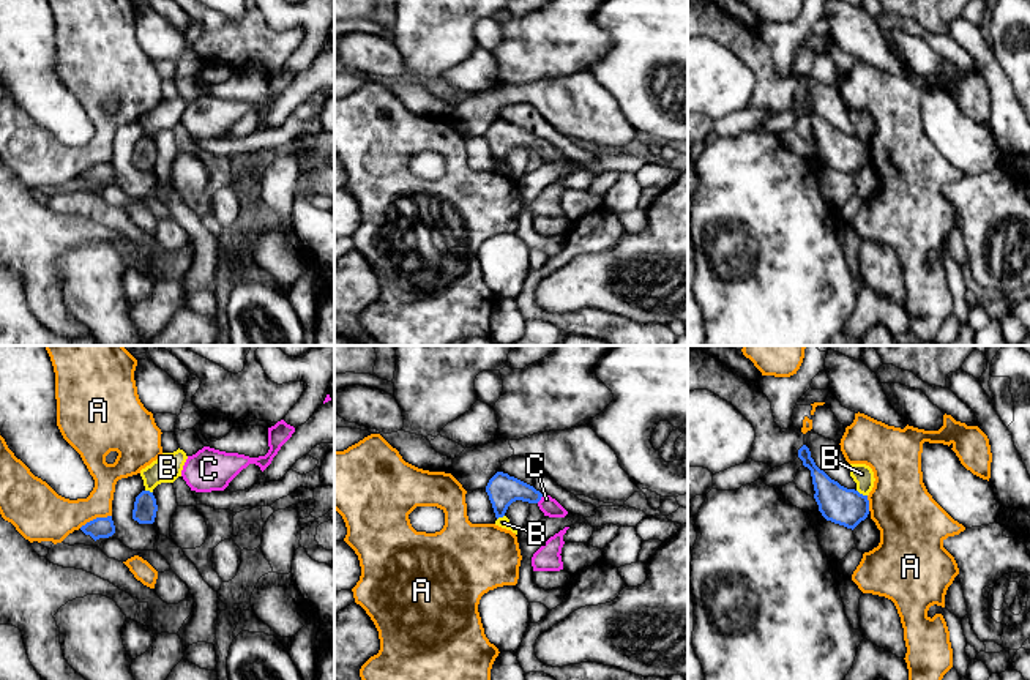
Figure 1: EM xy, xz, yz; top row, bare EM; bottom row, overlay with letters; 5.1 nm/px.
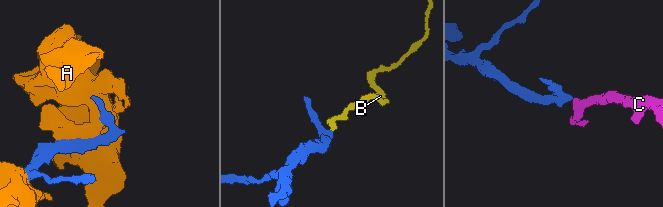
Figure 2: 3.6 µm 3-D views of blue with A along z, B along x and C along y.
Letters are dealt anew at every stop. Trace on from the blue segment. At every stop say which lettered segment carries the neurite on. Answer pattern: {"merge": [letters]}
{"merge": ["C"]}

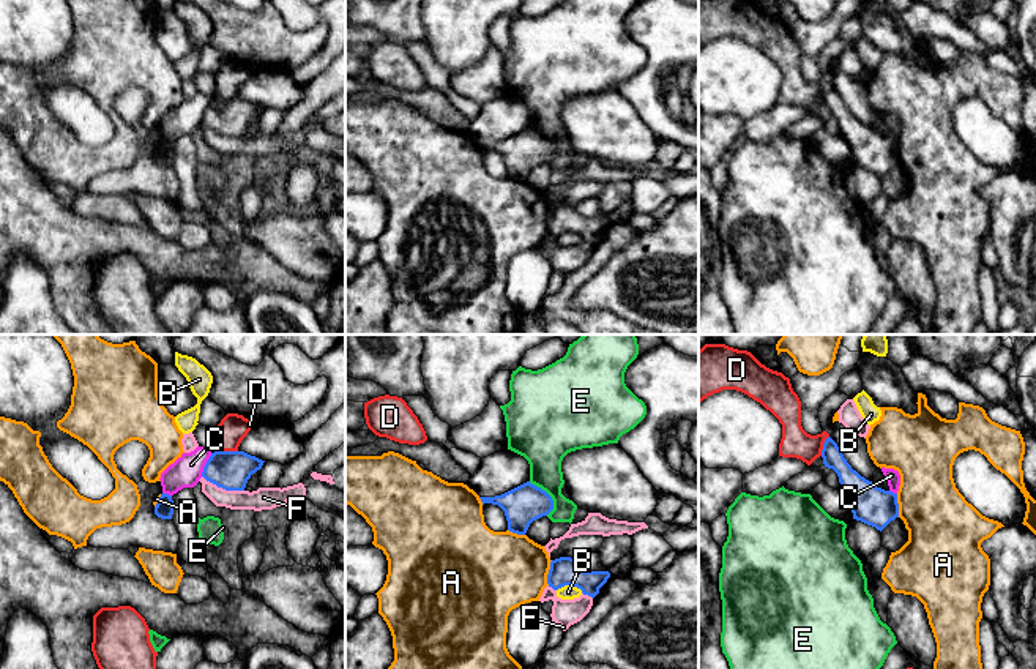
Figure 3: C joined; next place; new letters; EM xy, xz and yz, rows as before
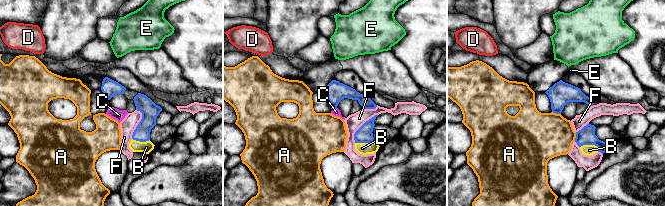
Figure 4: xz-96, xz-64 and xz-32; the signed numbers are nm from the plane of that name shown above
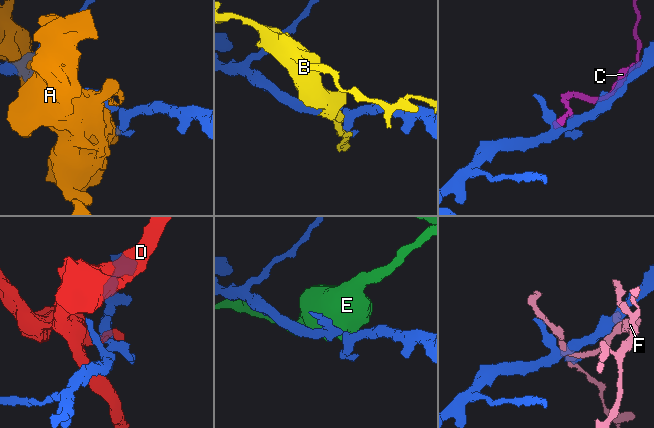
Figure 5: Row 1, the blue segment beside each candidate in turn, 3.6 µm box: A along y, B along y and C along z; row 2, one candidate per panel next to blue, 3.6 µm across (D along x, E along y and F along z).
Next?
{"merge": []}

